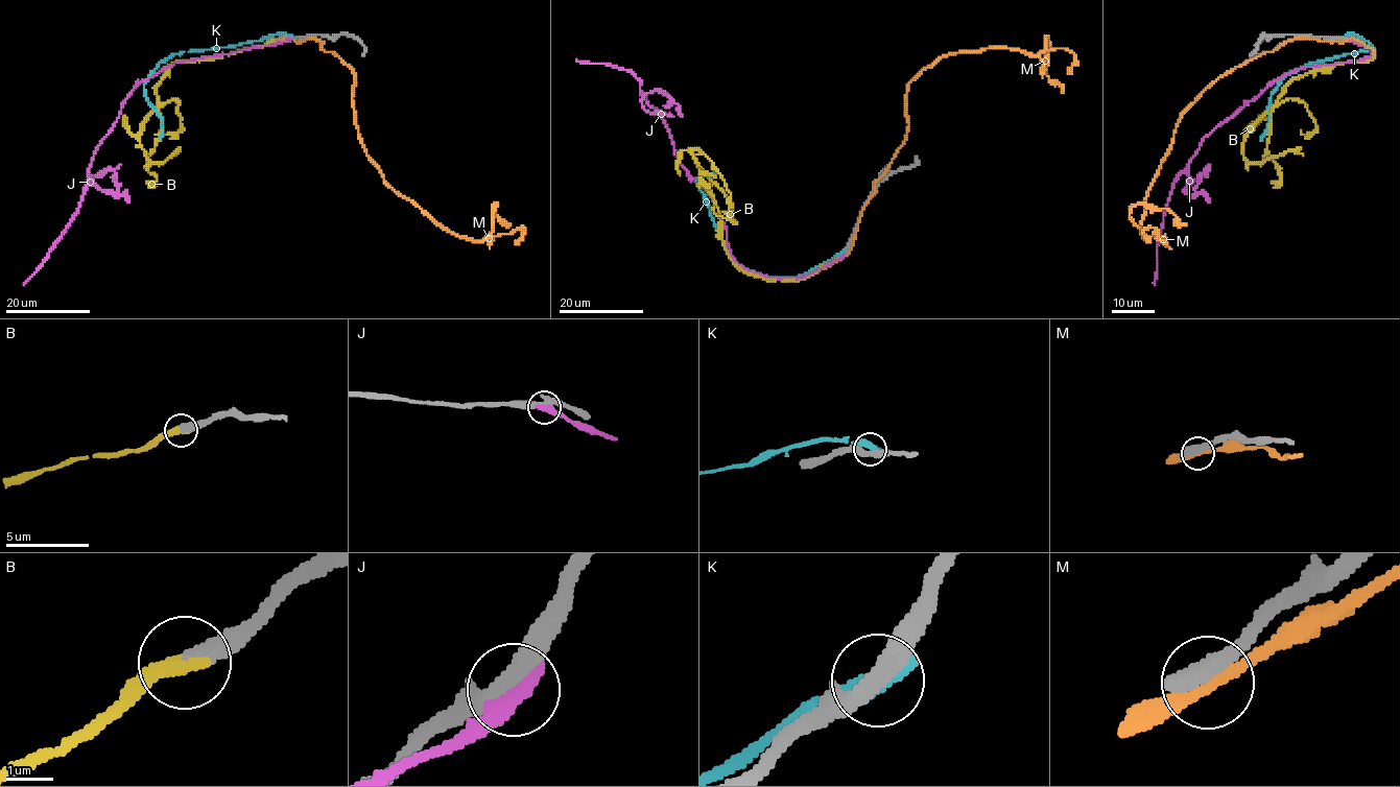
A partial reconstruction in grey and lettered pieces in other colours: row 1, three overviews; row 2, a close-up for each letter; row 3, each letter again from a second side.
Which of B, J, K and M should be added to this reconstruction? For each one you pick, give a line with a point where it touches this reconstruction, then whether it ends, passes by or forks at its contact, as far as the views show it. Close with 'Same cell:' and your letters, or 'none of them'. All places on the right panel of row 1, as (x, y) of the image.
B: contact (1358, 41); it ends
Same cell: B

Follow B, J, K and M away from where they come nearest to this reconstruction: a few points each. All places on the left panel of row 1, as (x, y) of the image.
B: (273, 41), (228, 55), (170, 64), (156, 88), (158, 106), (142, 125), (139, 141), (151, 161), (176, 154)
J: (290, 39), (182, 61), (142, 79), (123, 99), (115, 123), (92, 156), (74, 217), (43, 264), (22, 284)
K: (290, 37), (276, 34), (243, 44), (184, 51), (156, 67), (144, 85), (146, 100), (162, 120), (160, 140)
M: (277, 41), (318, 39), (352, 69), (359, 140), (405, 197), (473, 239), (491, 232), (495, 204), (509, 224)

